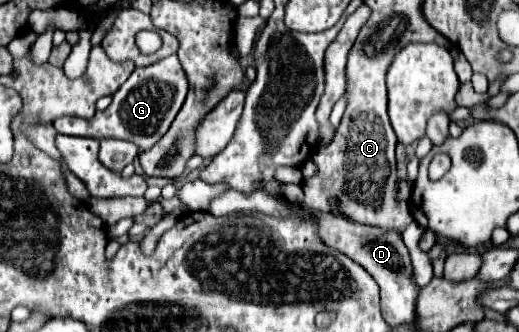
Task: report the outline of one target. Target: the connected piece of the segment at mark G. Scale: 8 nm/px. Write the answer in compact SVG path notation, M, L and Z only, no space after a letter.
M177 56L163 58L151 66L145 68L135 68L131 76L125 80L125 84L119 86L117 94L113 94L113 102L105 112L97 112L93 118L85 120L81 118L79 122L75 116L63 116L53 122L55 130L60 134L71 136L87 136L87 138L115 138L115 140L125 140L133 142L139 152L153 148L159 138L169 130L171 122L175 120L177 112L181 110L185 96L187 96L187 78L185 72L177 60Z

